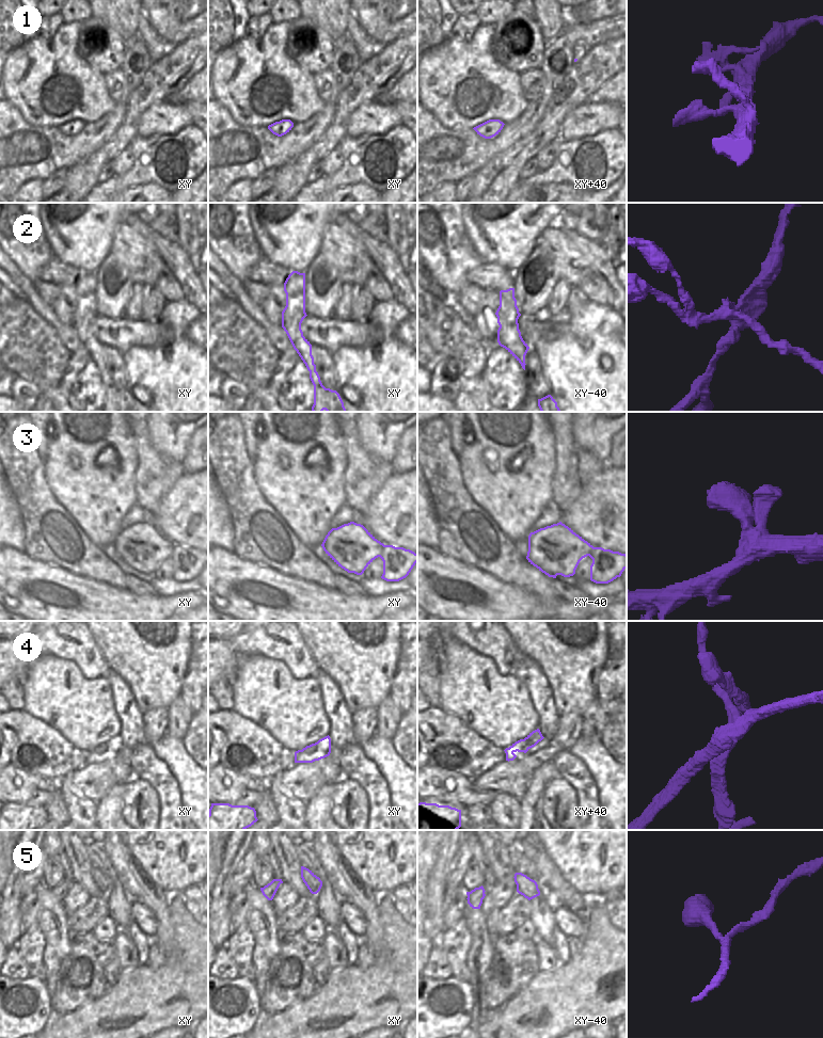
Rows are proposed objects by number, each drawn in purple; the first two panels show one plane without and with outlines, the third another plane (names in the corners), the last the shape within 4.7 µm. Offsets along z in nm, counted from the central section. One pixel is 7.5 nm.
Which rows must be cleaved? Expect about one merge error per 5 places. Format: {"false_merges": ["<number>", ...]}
{"false_merges": ["2", "4"]}

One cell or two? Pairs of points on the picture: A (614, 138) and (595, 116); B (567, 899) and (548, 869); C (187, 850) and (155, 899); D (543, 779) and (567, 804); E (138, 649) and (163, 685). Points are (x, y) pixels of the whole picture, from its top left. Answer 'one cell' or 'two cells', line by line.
A: two cells
B: one cell
C: two cells
D: two cells
E: one cell

